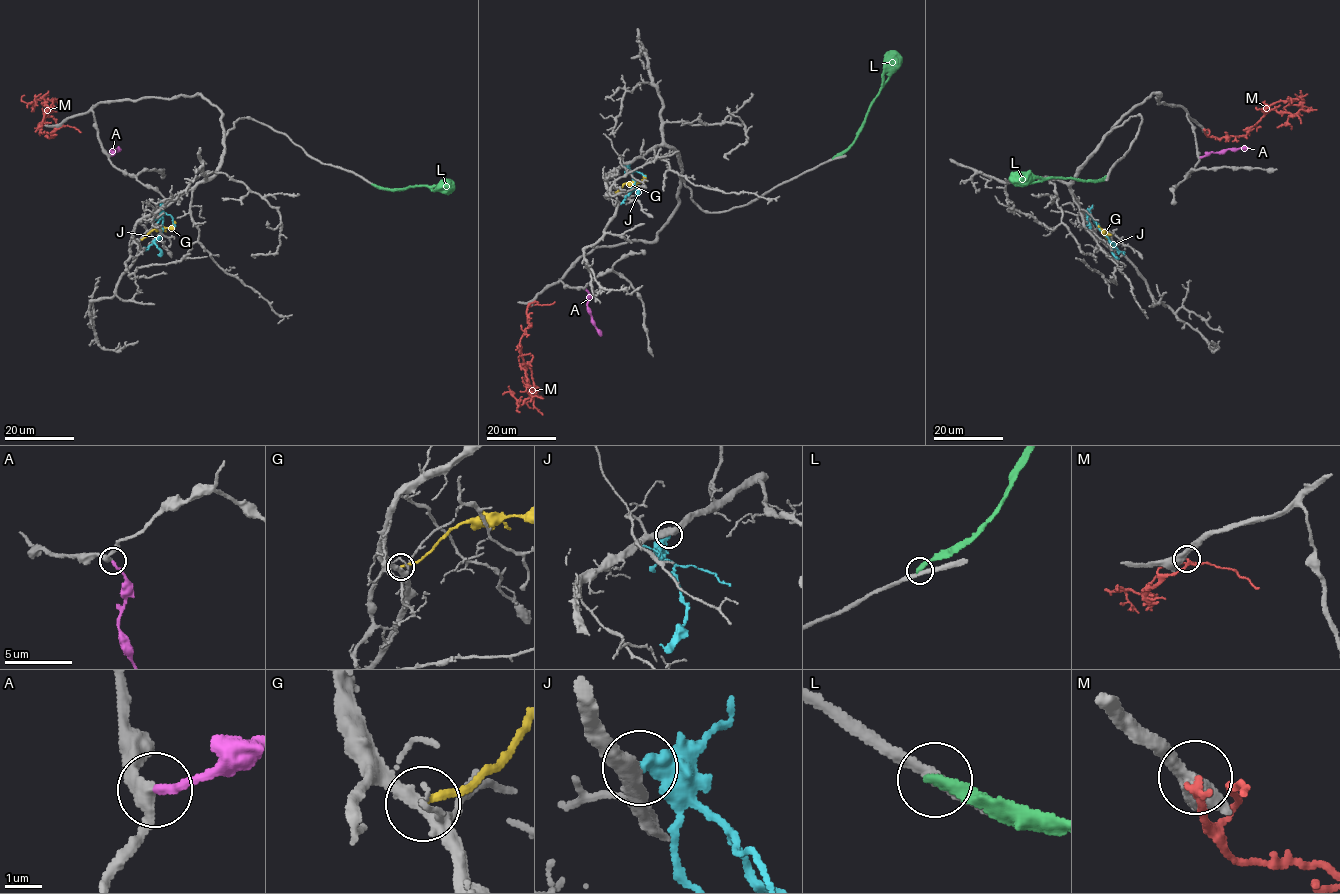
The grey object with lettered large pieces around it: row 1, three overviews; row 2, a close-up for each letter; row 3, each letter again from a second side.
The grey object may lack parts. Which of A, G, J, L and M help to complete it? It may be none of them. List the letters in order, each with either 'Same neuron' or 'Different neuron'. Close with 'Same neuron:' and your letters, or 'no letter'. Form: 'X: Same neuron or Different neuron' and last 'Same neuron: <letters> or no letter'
A: Same neuron
G: Different neuron
J: Different neuron
L: Different neuron
M: Different neuron
Same neuron: A

